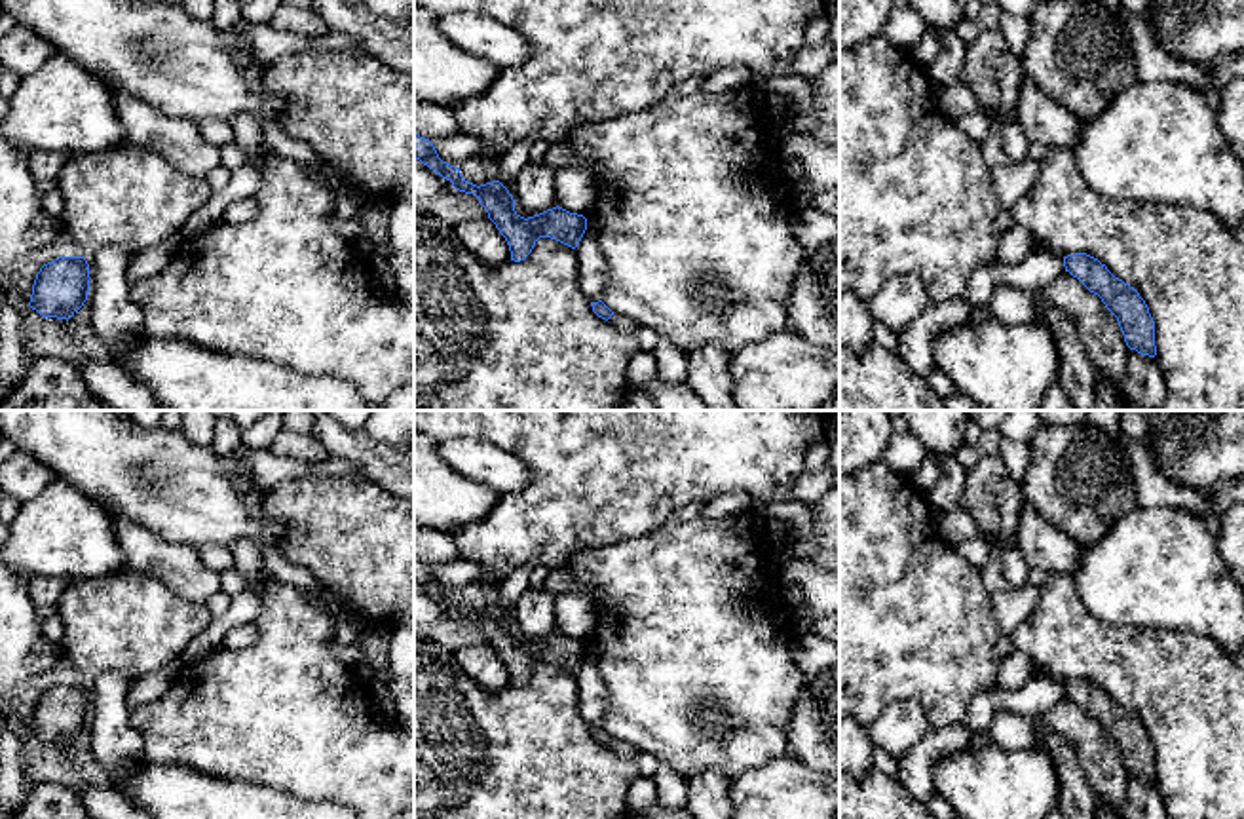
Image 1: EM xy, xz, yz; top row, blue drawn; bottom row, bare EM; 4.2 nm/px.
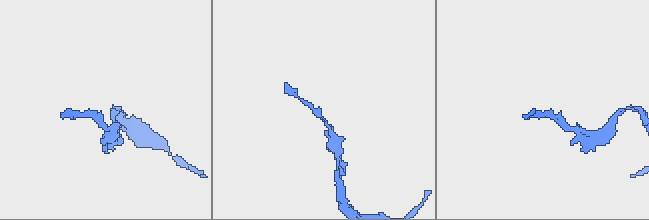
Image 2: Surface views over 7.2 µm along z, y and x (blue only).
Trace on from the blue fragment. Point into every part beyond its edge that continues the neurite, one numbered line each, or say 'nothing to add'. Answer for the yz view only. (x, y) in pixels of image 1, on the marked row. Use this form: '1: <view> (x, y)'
nothing to add

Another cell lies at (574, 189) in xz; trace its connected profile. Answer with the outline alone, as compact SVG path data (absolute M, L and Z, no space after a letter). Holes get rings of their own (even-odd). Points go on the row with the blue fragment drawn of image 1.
M575 165L556 167L555 200L558 207L585 217L596 200L596 184L593 173Z

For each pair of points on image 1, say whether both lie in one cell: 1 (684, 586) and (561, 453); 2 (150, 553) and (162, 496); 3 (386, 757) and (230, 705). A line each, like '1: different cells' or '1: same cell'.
1: different cells
2: different cells
3: same cell

